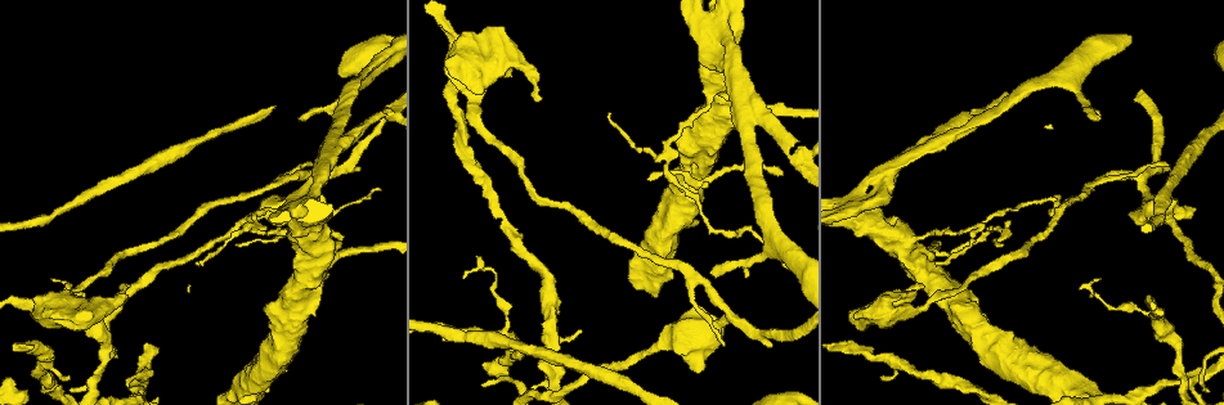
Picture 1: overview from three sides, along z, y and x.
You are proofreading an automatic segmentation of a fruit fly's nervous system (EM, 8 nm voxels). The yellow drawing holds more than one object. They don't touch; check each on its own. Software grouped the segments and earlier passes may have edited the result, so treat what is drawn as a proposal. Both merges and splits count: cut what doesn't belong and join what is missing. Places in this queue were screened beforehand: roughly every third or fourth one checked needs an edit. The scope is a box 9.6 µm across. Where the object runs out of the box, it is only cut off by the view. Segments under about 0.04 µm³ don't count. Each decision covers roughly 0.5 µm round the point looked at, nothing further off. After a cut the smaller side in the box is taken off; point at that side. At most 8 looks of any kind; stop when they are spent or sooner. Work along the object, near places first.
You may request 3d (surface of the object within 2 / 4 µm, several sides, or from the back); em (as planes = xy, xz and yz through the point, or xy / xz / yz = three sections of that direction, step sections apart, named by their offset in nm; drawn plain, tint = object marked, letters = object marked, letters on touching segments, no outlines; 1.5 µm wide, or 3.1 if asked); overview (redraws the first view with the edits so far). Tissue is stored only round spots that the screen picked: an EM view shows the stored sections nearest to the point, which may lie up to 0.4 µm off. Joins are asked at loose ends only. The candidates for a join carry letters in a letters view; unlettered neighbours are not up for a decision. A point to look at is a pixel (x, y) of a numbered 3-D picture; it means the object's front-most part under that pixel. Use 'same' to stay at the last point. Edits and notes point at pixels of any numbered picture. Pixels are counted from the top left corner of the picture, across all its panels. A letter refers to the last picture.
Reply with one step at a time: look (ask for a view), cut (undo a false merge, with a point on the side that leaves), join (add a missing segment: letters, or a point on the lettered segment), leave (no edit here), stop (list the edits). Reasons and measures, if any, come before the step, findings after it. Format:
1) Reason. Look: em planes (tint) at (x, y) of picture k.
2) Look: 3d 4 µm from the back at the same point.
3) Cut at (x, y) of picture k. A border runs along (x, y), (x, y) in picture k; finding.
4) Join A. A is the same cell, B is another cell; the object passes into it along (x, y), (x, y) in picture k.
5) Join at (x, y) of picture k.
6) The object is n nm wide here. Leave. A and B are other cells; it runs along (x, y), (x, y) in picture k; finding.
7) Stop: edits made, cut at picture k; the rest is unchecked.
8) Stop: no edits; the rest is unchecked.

Branch stops here. Look: 3d 2 µm at (70, 378) of picture 1.

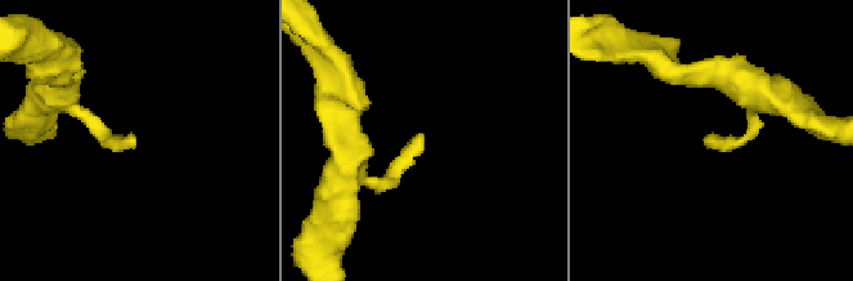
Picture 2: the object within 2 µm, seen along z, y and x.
Look: em xz step 4 (letters) at (132, 137) of picture 2.

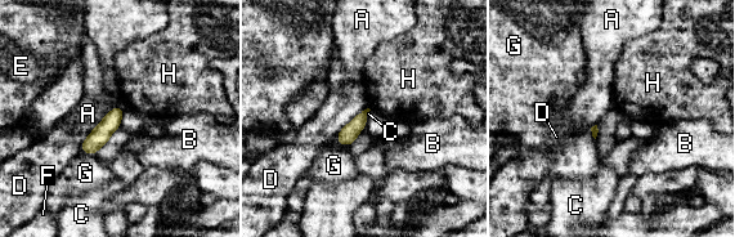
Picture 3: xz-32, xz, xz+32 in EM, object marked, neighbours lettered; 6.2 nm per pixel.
Cut it another way. Look: em planes (letters) at the same point.

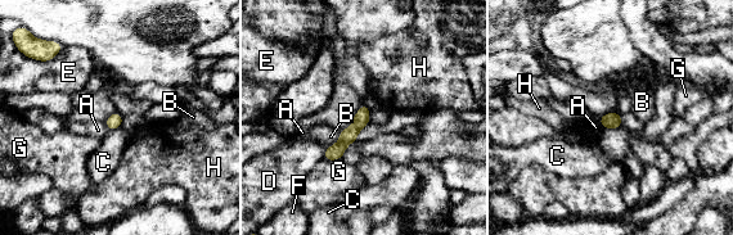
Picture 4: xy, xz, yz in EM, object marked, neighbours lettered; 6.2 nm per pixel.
Leave. A, B, C, D, E, F, G and H are other cells; no lettered segment goes on from it.

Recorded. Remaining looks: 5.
Three-way junction. Look: em xz step 8 (tint) at (331, 151) of picture 1.

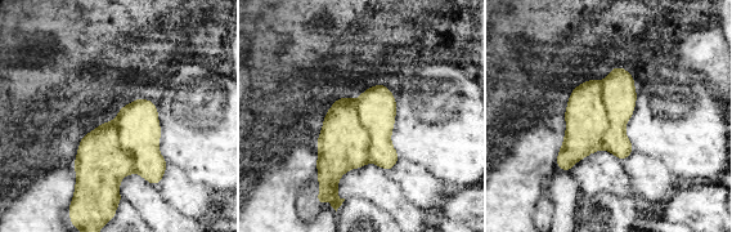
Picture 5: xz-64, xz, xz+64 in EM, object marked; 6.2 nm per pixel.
What lies round it. Look: em xz step 8 (letters) at the same point.

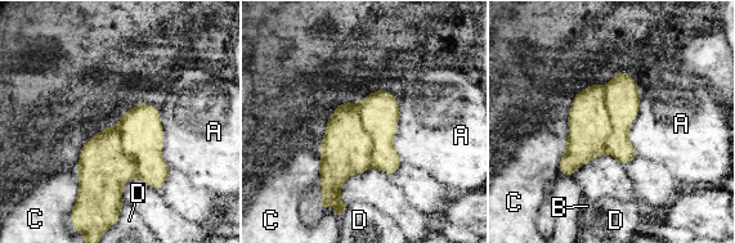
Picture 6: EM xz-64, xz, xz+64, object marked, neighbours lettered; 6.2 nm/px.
The object is 320 nm wide here. Cut at (622, 100) of picture 6. A, B, C and D are other cells; a border runs along (604, 88), (610, 129), (608, 153) in picture 6; two cells meet here.

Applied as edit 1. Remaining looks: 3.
Look: overview.

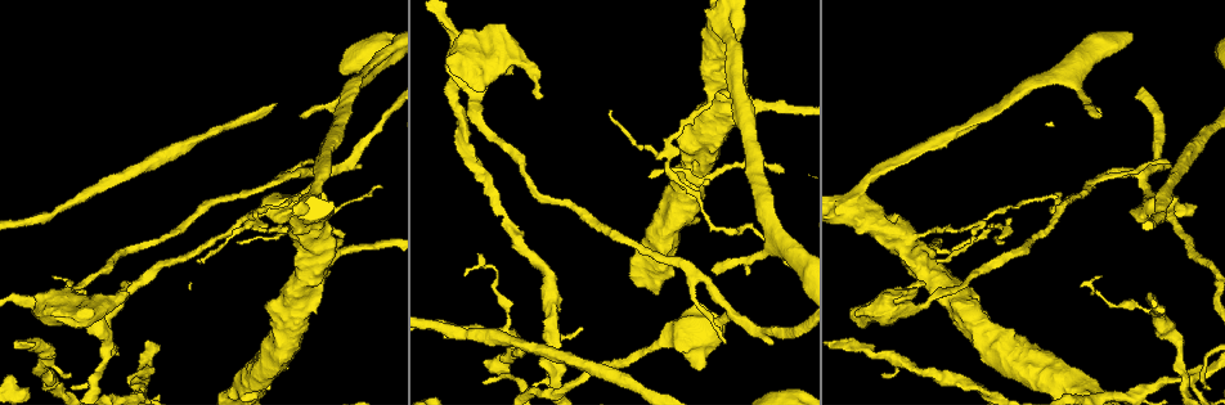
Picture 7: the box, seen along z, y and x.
End of a long branch. Look: 3d 4 µm from the back at (379, 187) of picture 7.

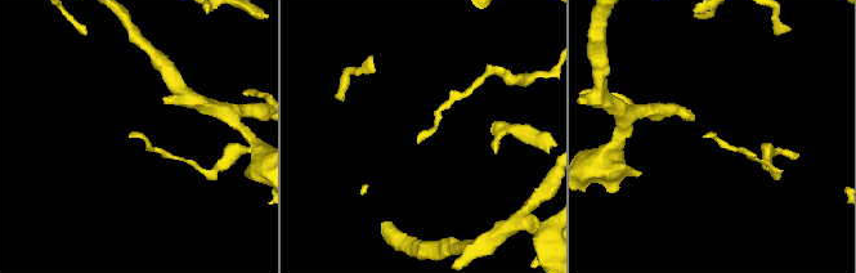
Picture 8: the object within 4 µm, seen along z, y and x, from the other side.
Look: em planes (letters) at (131, 133) of picture 8.

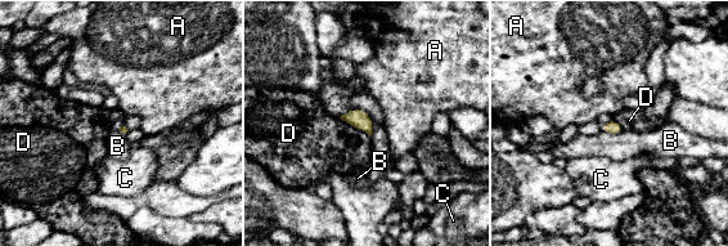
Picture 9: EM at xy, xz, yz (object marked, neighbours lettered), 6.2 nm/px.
The longest contact is with D, 240 nm. Leave. A, B, C and D are other cells; none of them fits.

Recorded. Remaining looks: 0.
Stop: edits made, cut at picture 6; the rest is unchecked.

